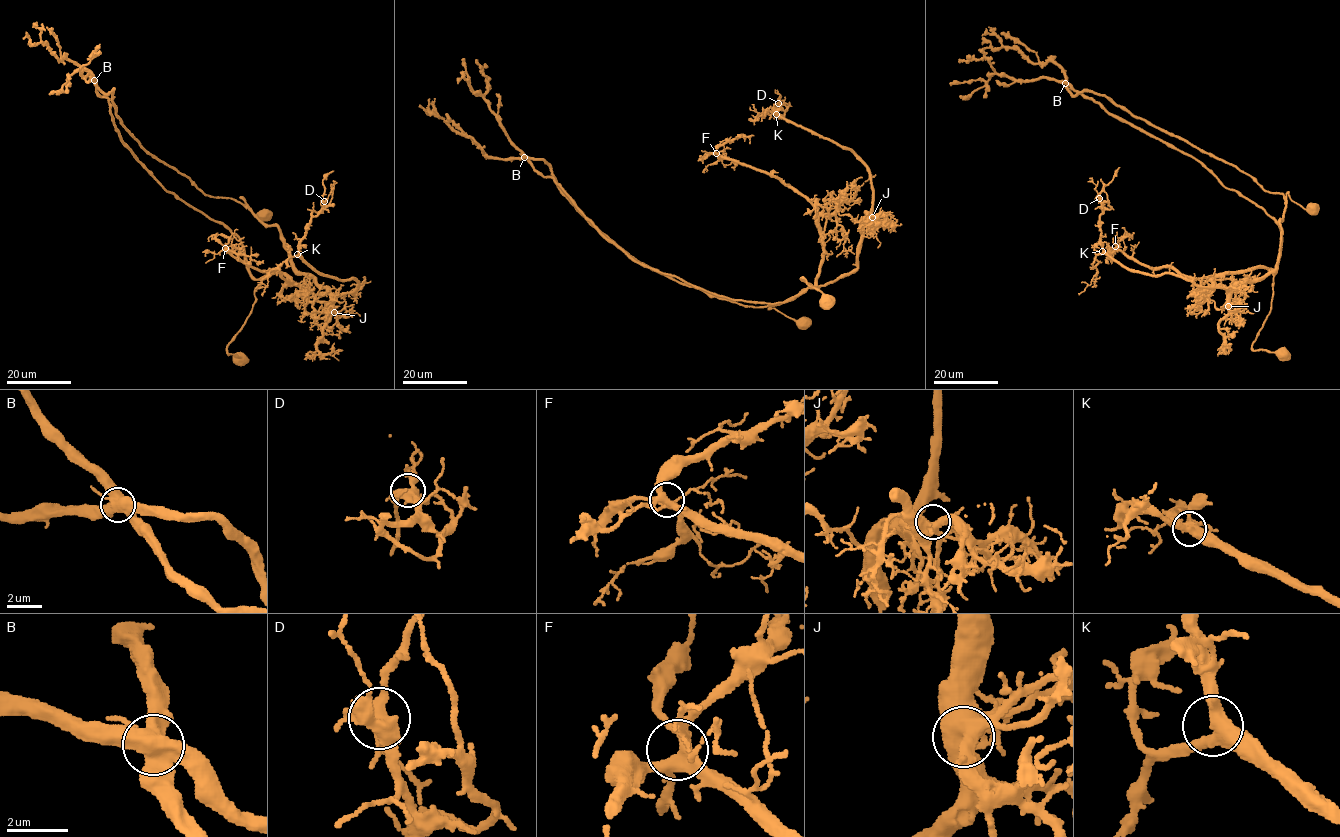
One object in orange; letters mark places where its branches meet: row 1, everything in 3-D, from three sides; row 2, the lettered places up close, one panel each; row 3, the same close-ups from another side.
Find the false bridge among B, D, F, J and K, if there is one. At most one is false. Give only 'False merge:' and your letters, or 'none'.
False merge: B

